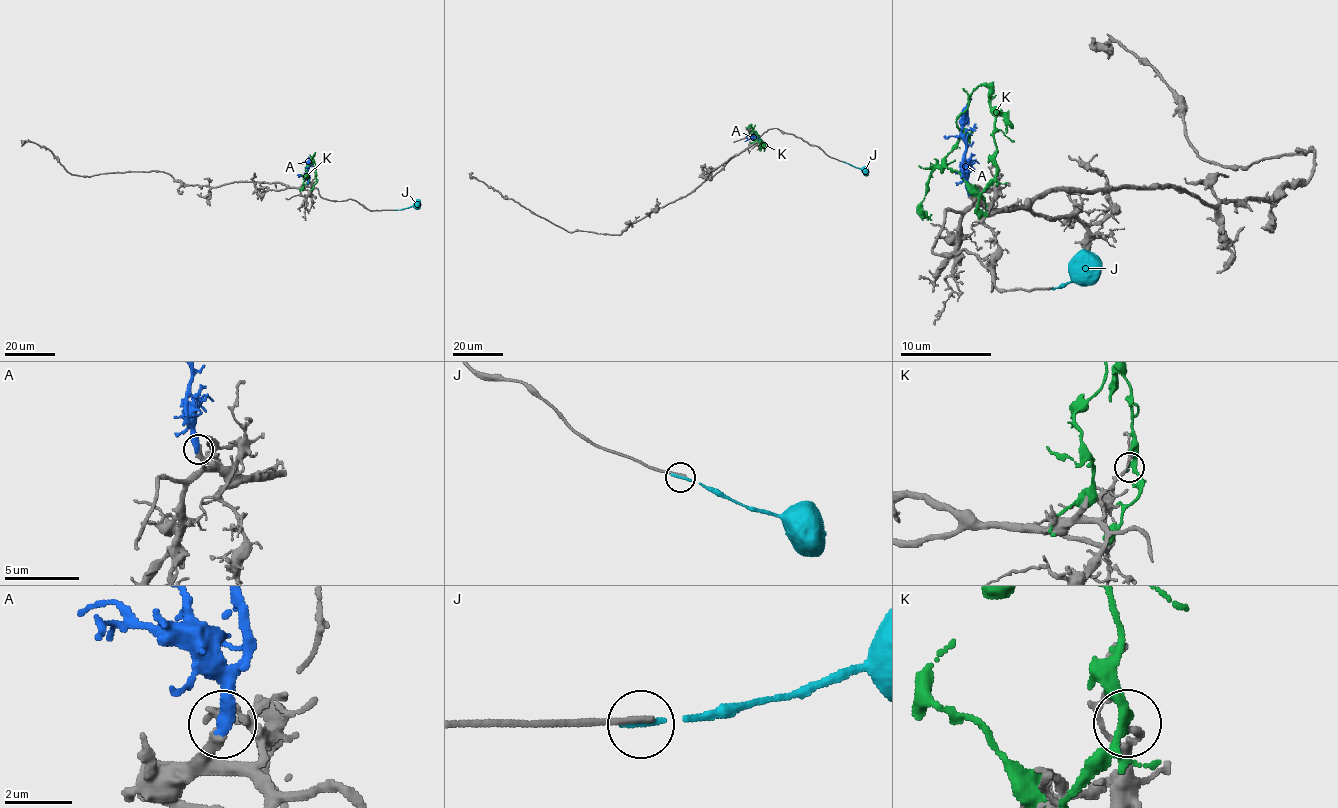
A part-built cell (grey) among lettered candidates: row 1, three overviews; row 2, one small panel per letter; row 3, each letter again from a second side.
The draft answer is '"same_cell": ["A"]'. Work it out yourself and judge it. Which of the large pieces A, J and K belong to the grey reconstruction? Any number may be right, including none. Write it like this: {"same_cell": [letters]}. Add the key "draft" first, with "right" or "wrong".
{"draft": "right", "same_cell": ["A"]}

